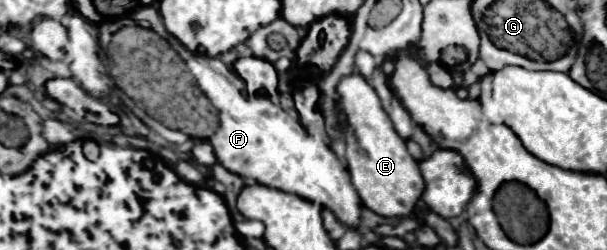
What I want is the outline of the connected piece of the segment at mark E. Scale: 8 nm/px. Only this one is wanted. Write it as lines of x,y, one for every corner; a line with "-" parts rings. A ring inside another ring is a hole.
349,75
339,81
337,101
347,117
347,165
351,167
353,185
363,205
381,217
407,217
415,209
425,181
419,163
409,155
405,141
395,133
391,119
383,113
377,93
367,85
361,75

